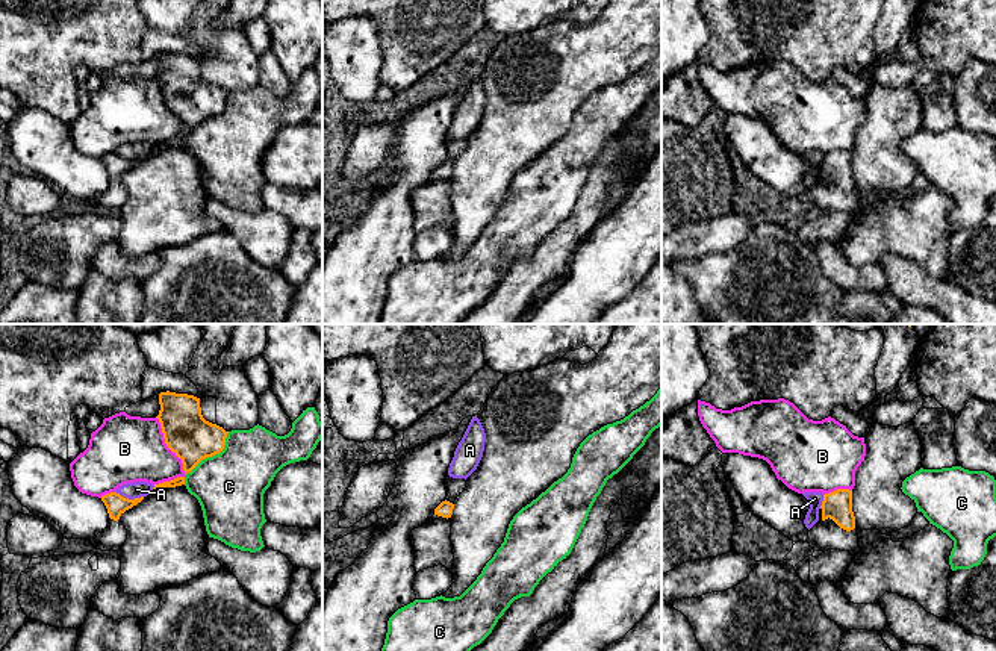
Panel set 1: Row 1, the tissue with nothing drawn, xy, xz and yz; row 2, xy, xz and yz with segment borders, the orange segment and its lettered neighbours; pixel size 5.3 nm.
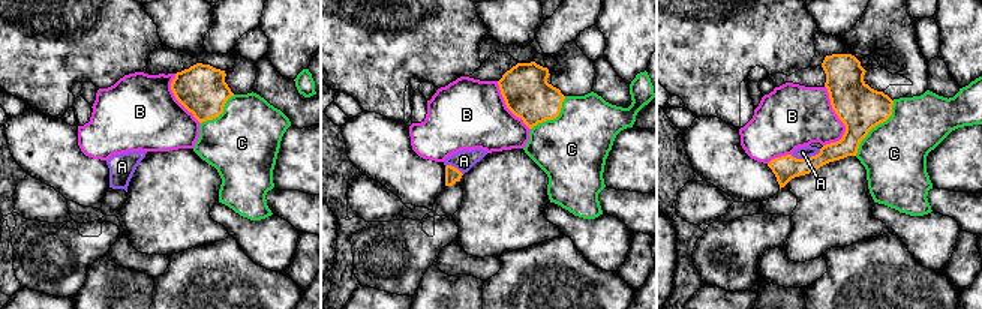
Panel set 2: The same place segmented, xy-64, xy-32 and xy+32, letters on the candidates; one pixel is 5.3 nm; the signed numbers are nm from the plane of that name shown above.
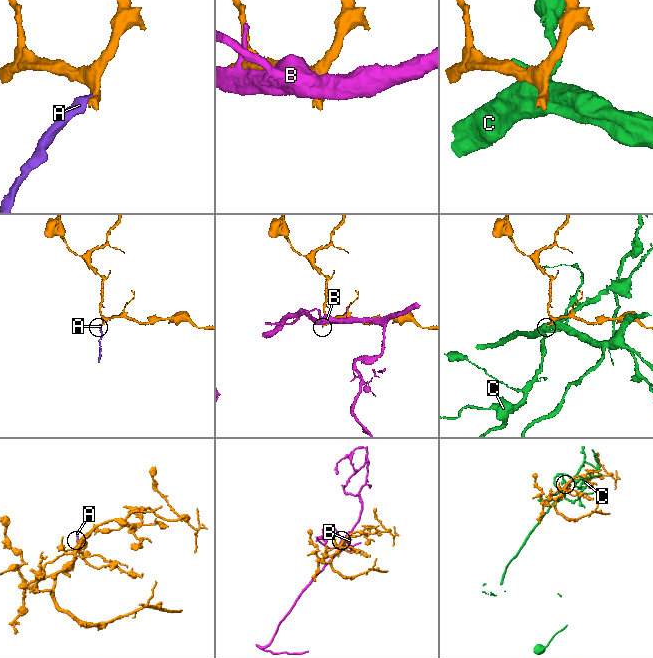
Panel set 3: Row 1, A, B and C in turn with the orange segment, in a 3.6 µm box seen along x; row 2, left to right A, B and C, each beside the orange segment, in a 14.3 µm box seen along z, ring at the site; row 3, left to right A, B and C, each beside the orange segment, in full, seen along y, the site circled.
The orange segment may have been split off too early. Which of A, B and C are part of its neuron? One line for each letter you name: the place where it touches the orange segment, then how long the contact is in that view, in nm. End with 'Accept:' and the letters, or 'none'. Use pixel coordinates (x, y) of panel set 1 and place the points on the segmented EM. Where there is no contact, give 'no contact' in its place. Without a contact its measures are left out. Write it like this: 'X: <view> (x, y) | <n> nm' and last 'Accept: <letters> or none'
Accept: none

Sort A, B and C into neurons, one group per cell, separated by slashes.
A / B / C

